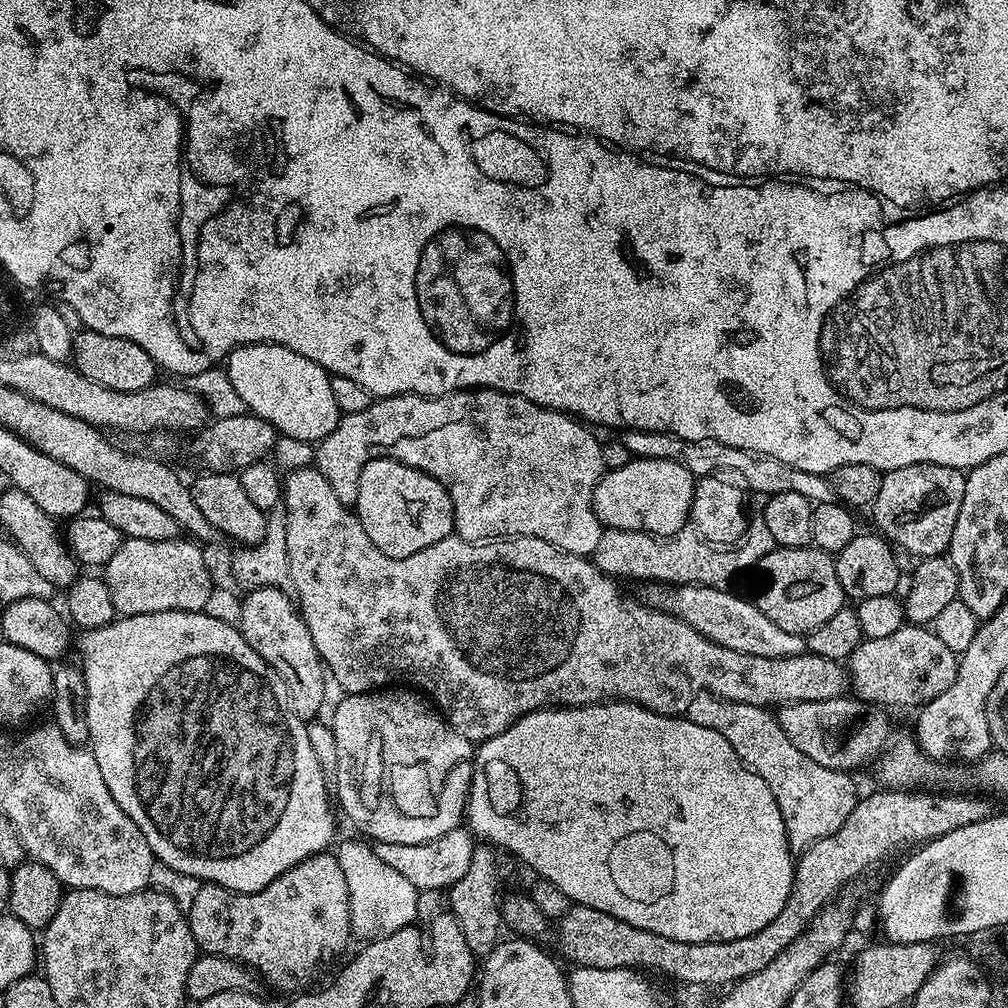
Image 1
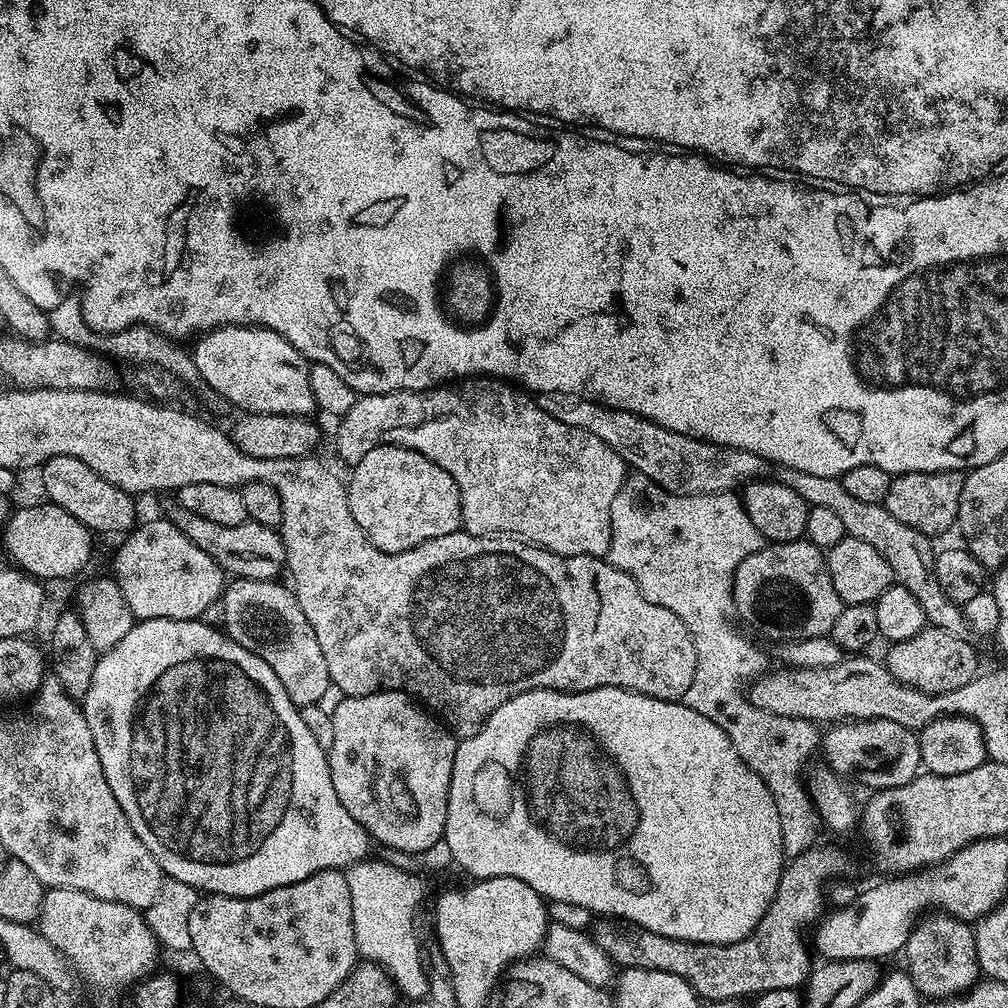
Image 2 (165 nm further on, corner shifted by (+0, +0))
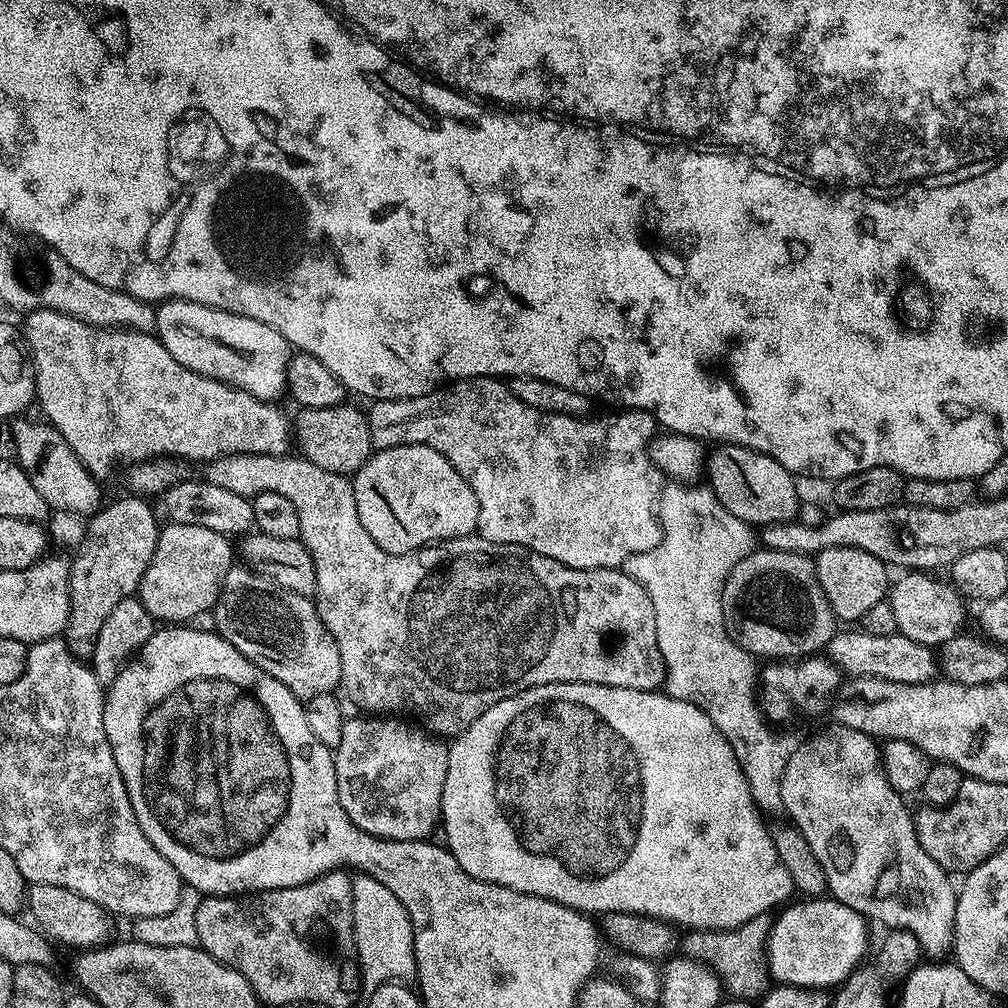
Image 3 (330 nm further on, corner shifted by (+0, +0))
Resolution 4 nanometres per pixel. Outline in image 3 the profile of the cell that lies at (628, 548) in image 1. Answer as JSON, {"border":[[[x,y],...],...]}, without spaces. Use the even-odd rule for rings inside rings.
{"border":[[[692,482],[665,483],[660,489],[658,501],[660,528],[664,531],[662,538],[654,550],[631,556],[622,565],[622,570],[634,578],[642,590],[648,592],[654,606],[658,650],[664,659],[663,691],[675,700],[685,700],[698,706],[698,710],[708,715],[710,722],[714,722],[714,726],[718,726],[720,733],[730,742],[730,750],[734,750],[734,758],[738,758],[738,766],[742,766],[742,774],[746,774],[746,782],[756,807],[779,813],[784,807],[782,774],[794,744],[793,741],[775,740],[772,737],[773,729],[766,723],[758,707],[757,661],[730,639],[722,614],[722,590],[726,578],[734,566],[738,566],[738,562],[742,562],[742,558],[746,558],[757,547],[758,540],[753,525],[747,524],[742,518],[734,518],[734,514],[730,514],[730,510],[718,502],[711,488],[696,487],[700,486]]]}

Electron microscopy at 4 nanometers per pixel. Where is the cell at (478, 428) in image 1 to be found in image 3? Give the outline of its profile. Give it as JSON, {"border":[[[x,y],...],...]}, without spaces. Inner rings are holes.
{"border":[[[472,376],[469,380],[451,381],[447,386],[437,387],[424,396],[415,396],[405,400],[377,400],[367,409],[366,415],[373,449],[393,448],[407,444],[430,446],[430,450],[438,450],[438,454],[442,454],[442,458],[446,458],[446,462],[450,462],[450,466],[454,466],[454,470],[462,474],[470,490],[474,490],[474,498],[478,498],[480,513],[476,523],[476,532],[483,540],[489,540],[495,544],[517,544],[532,552],[542,554],[546,558],[554,558],[571,568],[620,568],[634,554],[642,554],[658,546],[664,533],[660,528],[658,501],[660,489],[664,487],[666,480],[658,470],[658,466],[654,466],[654,462],[648,457],[648,445],[658,432],[656,419],[648,412],[620,410],[617,413],[617,416],[594,417],[593,415],[591,418],[585,418],[539,412],[526,406],[526,402],[518,402],[518,398],[514,398],[514,394],[503,379]]]}

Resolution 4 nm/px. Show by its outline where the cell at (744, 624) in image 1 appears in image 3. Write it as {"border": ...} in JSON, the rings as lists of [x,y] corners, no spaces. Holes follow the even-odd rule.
{"border":[[[844,630],[837,631],[829,642],[827,655],[832,662],[840,669],[841,673],[847,674],[849,677],[859,678],[861,676],[869,676],[870,678],[882,678],[886,682],[906,682],[907,684],[925,684],[931,680],[937,679],[938,672],[936,672],[936,660],[938,664],[938,656],[936,656],[931,647],[926,644],[919,644],[910,638],[901,636],[899,634],[870,634],[863,630],[857,632],[844,632]]]}

